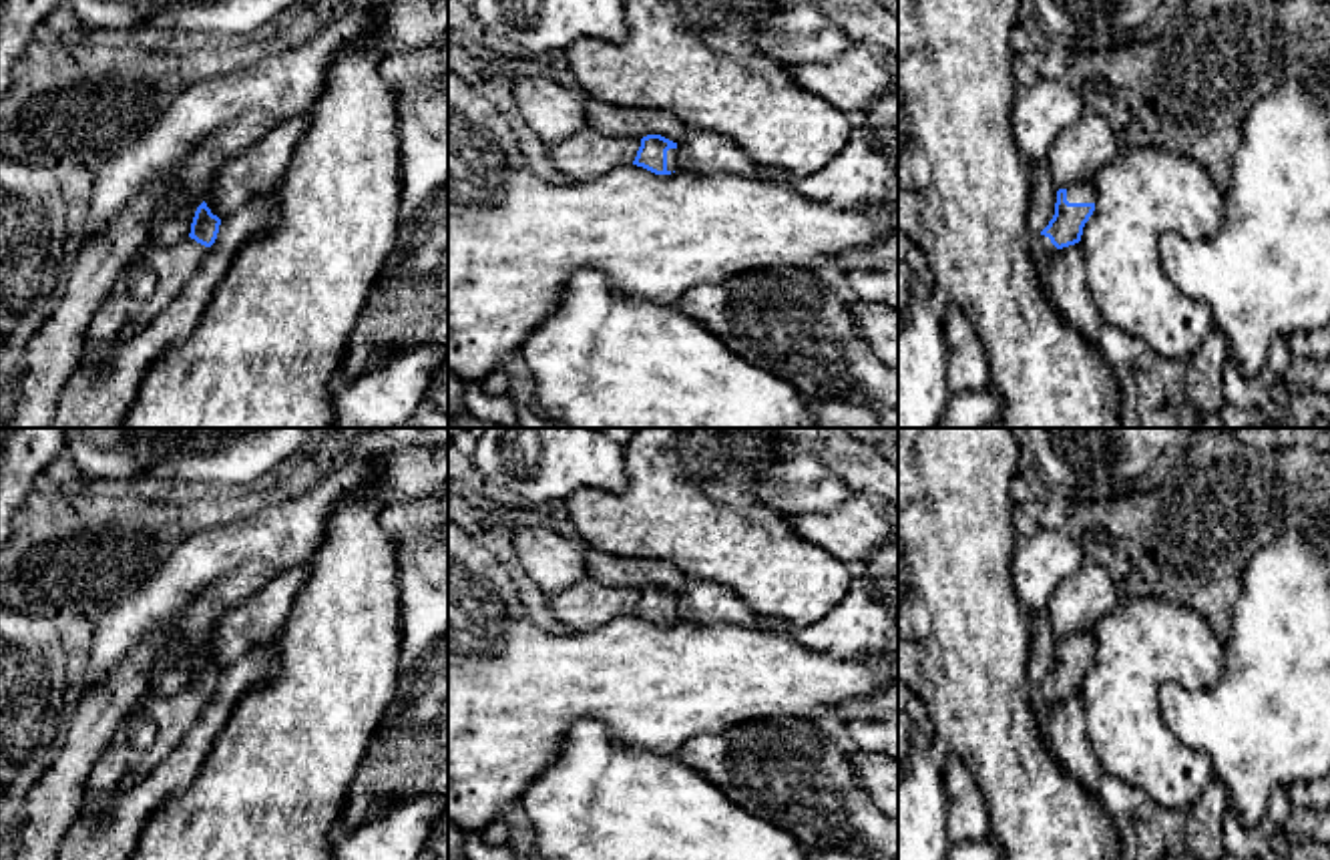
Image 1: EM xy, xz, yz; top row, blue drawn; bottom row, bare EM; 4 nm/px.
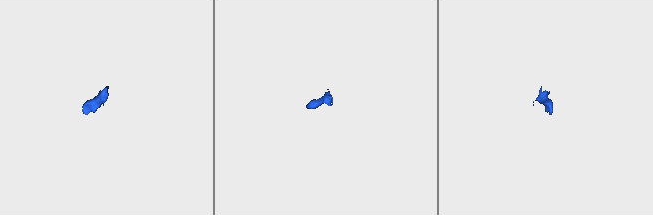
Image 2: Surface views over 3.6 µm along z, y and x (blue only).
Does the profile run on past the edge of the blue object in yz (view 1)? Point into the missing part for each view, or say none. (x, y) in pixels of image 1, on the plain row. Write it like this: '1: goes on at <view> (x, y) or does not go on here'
1: goes on at yz (1083, 641)

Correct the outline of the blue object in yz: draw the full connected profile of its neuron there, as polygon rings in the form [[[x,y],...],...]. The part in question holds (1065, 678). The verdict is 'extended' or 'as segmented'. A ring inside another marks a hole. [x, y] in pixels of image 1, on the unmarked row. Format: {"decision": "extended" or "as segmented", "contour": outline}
{"decision": "extended", "contour": [[[1081,631],[1057,641],[1055,665],[1049,675],[1033,689],[1033,707],[1057,703],[1081,691],[1083,677],[1095,661],[1095,635]]]}

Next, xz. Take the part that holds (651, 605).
{"decision": "extended", "contour": [[[647,585],[641,589],[641,597],[633,615],[643,617],[655,625],[671,625],[677,621],[677,593],[661,585]]]}

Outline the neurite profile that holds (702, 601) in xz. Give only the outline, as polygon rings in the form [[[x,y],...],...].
[[[687,579],[685,589],[677,593],[677,619],[763,627],[761,615],[753,613],[731,587],[695,579]]]

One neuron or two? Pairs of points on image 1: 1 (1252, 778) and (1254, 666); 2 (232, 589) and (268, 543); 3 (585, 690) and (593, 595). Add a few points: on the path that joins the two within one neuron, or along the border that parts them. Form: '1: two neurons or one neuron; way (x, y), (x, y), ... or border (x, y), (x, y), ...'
1: one neuron; way (1254, 750), (1254, 694)
2: two neurons; border (278, 569), (242, 565), (209, 587)
3: two neurons; border (631, 613), (617, 615), (587, 631), (569, 631)

